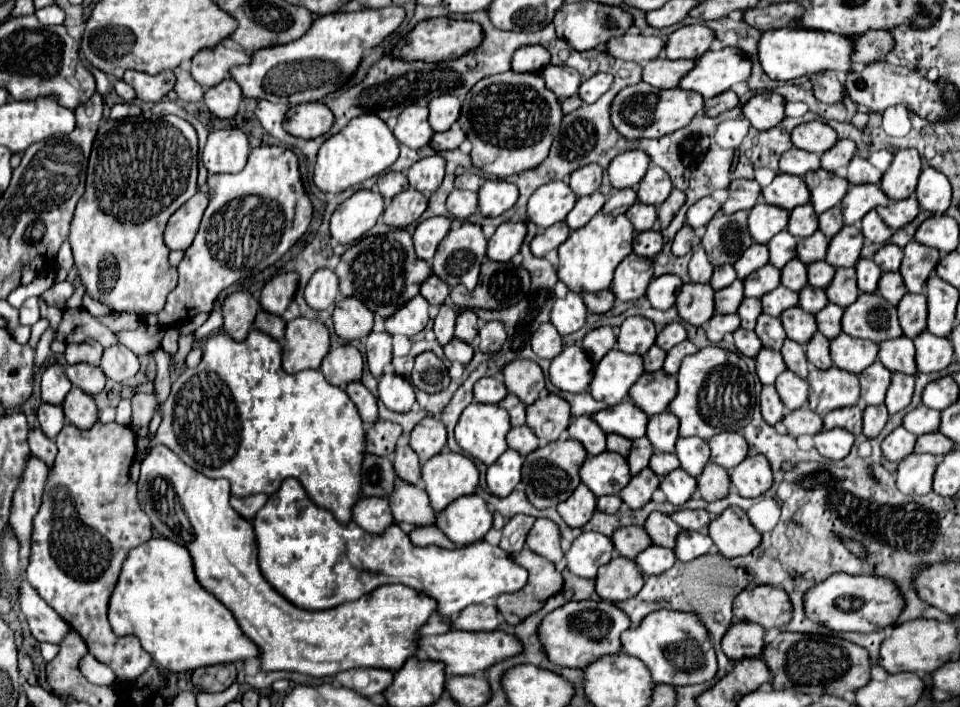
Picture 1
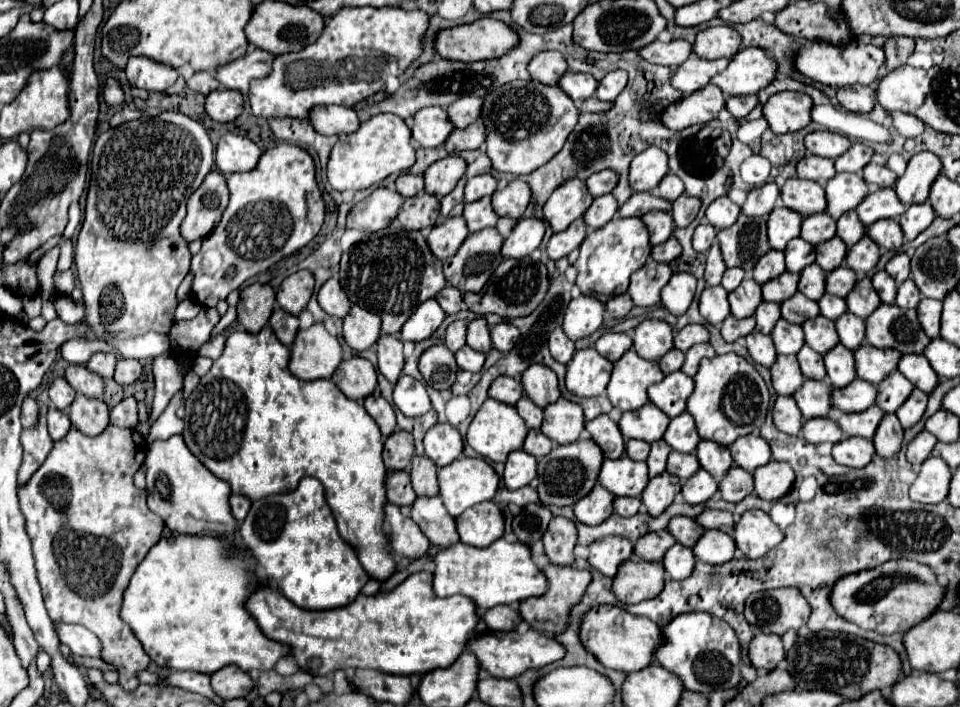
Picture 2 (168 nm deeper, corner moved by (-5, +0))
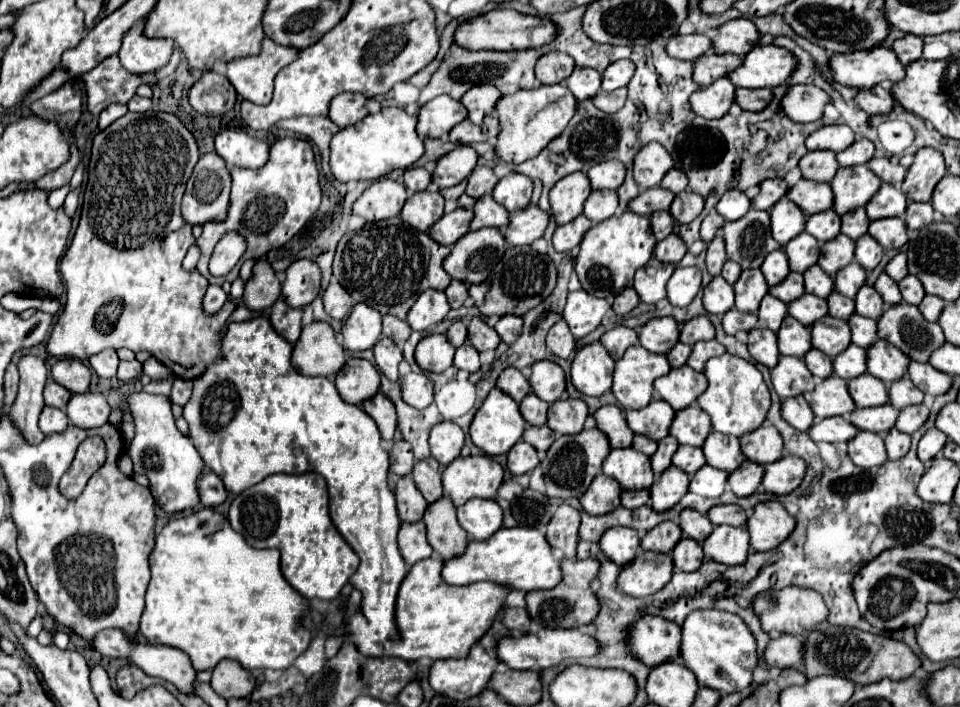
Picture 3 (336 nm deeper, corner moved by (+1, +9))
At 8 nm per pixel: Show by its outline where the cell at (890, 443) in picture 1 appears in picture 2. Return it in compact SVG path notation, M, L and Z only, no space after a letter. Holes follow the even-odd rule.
M927 431L917 433L917 435L907 443L907 451L905 451L907 461L909 461L913 467L919 467L919 465L929 457L929 453L931 453L931 449L933 449L935 443L937 443L937 439L935 439L931 433L927 433Z

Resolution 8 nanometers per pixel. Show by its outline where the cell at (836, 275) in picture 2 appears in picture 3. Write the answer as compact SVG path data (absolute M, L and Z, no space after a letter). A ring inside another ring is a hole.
M853 262L853 264L849 264L849 268L843 268L841 272L837 272L835 290L847 298L855 298L859 288L865 284L865 280L867 280L865 268L861 268L857 262Z

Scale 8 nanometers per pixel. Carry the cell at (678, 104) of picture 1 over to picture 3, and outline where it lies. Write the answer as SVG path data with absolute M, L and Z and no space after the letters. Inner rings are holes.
M729 78L717 80L711 86L697 90L691 96L691 108L703 118L721 118L735 102L735 86Z

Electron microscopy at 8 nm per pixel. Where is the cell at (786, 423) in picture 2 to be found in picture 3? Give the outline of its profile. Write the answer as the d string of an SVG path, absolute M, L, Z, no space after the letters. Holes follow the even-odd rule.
M795 396L789 400L783 400L781 406L781 414L785 416L785 420L795 426L801 432L807 432L815 420L815 414L811 410L811 406L805 402L803 396Z

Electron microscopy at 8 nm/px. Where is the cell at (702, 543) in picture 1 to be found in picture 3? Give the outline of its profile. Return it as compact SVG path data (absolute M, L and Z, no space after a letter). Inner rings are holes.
M715 526L715 532L703 544L703 552L707 558L727 566L743 564L749 554L749 532L743 526Z

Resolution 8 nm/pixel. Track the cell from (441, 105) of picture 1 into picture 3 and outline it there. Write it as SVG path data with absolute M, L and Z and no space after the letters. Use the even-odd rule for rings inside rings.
M481 84L481 86L471 88L461 98L461 102L469 110L469 120L473 124L483 124L483 118L489 116L495 110L495 106L497 106L497 102L499 102L501 96L503 96L501 90L497 90L495 86L493 88L483 88L483 84Z

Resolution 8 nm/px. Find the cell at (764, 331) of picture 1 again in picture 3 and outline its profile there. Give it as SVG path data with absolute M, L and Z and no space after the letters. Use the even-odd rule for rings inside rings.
M793 316L785 318L785 324L781 324L777 338L779 338L779 352L785 356L803 358L811 350L811 330Z

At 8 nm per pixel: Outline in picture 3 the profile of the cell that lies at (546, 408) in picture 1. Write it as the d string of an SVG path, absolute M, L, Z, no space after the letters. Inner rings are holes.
M563 398L563 400L557 400L557 402L549 408L547 426L549 426L557 436L577 434L577 432L583 430L583 424L585 424L587 416L589 416L589 412L587 412L587 404L585 404L583 400Z

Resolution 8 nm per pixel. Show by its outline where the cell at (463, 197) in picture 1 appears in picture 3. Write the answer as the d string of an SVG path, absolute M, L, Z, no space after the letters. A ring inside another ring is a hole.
M483 196L481 200L477 200L473 212L475 218L471 222L471 230L481 230L485 226L501 228L509 224L509 212L501 204L497 204L491 196Z

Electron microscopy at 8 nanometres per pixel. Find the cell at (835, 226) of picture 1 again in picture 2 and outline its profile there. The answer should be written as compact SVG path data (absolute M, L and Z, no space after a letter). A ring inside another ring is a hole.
M849 211L849 213L843 213L837 221L837 235L843 239L843 243L847 247L855 245L855 241L859 241L859 237L863 237L865 233L865 227L861 231L861 221L857 217L855 211Z

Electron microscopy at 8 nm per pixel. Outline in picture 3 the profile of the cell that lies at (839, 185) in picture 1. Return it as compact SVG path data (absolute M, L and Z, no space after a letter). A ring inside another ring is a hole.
M849 166L839 168L833 178L833 194L835 194L835 212L839 216L867 206L867 202L881 188L881 180L869 170L869 166Z

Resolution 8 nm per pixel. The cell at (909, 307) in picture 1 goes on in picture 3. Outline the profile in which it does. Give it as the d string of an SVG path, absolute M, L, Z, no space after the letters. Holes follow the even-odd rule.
M925 296L923 302L919 304L919 310L925 316L925 320L937 322L941 312L943 312L943 300L939 296Z

